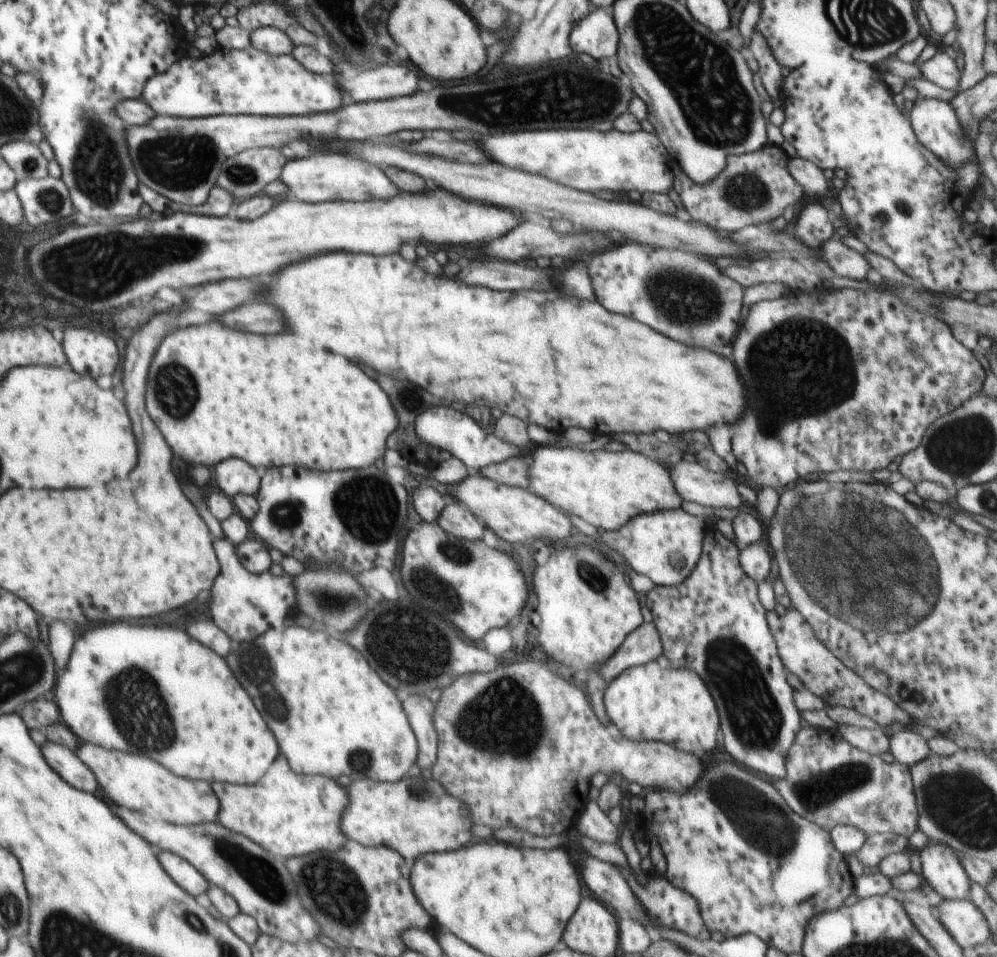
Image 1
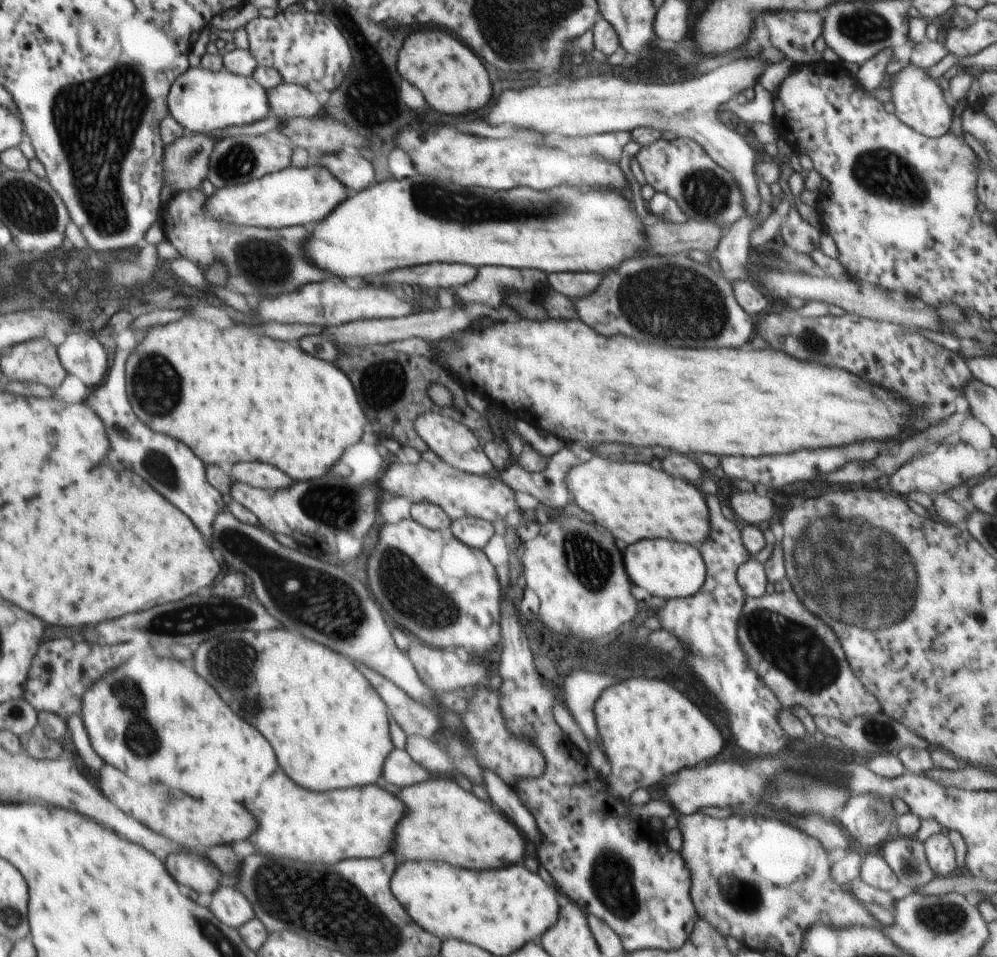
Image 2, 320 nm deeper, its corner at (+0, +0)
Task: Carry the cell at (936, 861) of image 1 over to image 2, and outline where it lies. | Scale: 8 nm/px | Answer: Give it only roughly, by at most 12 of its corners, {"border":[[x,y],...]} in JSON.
{"border":[[949,836],[925,840],[927,861],[936,876],[956,870],[955,848]]}

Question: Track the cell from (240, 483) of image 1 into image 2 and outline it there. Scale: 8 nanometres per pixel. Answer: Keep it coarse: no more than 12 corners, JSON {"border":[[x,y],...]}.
{"border":[[236,463],[232,482],[288,489],[295,480],[278,467]]}

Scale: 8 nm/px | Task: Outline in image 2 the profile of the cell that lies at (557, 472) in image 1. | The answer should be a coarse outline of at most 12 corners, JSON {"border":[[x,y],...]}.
{"border":[[595,455],[568,471],[580,508],[628,545],[709,537],[700,487]]}

